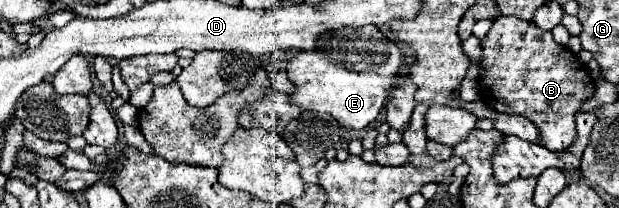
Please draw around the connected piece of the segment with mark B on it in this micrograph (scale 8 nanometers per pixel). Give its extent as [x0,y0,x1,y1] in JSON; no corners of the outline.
[478,16,596,152]

